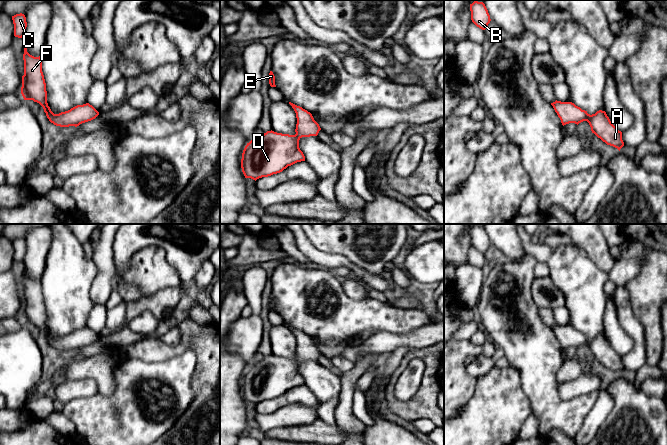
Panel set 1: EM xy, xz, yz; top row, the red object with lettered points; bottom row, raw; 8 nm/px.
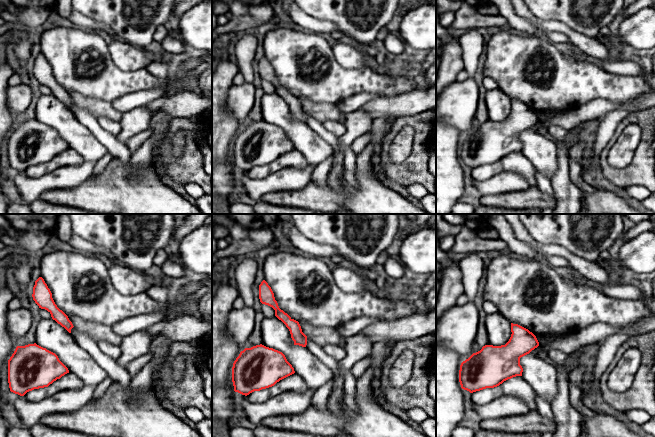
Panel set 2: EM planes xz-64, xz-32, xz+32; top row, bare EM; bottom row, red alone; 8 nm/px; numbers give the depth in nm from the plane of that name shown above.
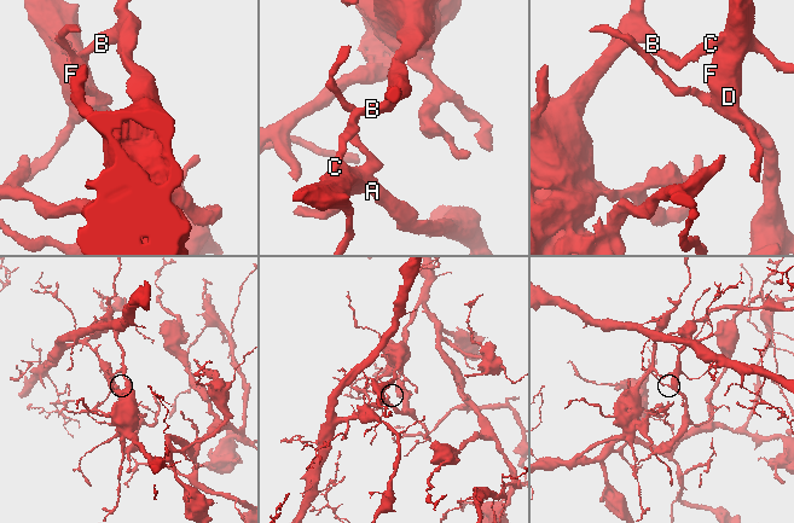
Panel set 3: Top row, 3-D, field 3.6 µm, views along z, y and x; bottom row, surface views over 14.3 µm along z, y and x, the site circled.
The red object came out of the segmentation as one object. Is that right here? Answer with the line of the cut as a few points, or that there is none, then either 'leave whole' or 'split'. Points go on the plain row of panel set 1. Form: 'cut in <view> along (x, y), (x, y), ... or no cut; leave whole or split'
cut in xz along (296, 350), (304, 353), (304, 360); split

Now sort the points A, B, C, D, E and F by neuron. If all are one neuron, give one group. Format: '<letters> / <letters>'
A D F / B C E

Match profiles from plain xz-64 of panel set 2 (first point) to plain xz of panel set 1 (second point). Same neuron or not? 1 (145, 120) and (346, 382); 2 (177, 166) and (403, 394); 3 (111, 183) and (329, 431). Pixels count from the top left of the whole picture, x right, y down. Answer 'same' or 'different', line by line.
1: same
2: different
3: same

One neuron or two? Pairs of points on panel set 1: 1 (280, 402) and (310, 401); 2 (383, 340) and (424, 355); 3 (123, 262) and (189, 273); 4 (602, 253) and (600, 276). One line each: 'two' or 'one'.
1: one
2: two
3: one
4: two

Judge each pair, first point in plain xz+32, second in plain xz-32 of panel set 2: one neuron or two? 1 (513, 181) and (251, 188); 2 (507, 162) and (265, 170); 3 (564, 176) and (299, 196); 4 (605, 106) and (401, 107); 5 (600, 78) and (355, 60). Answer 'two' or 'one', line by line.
1: one
2: one
3: two
4: one
5: two

